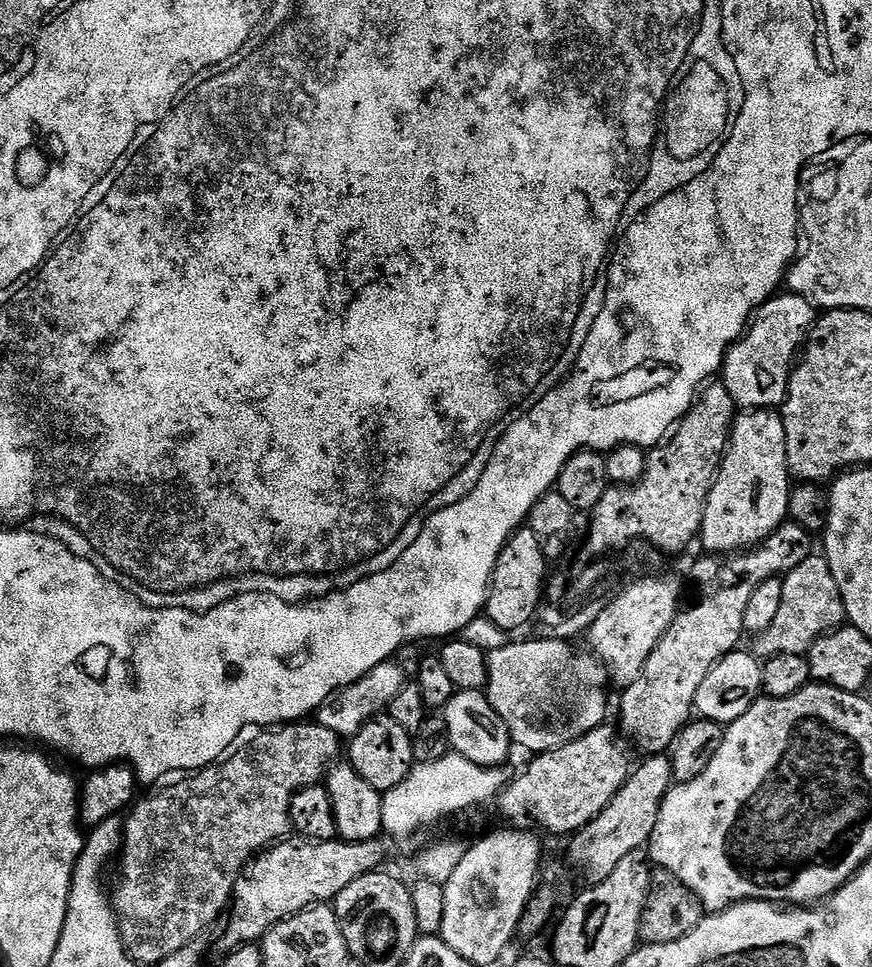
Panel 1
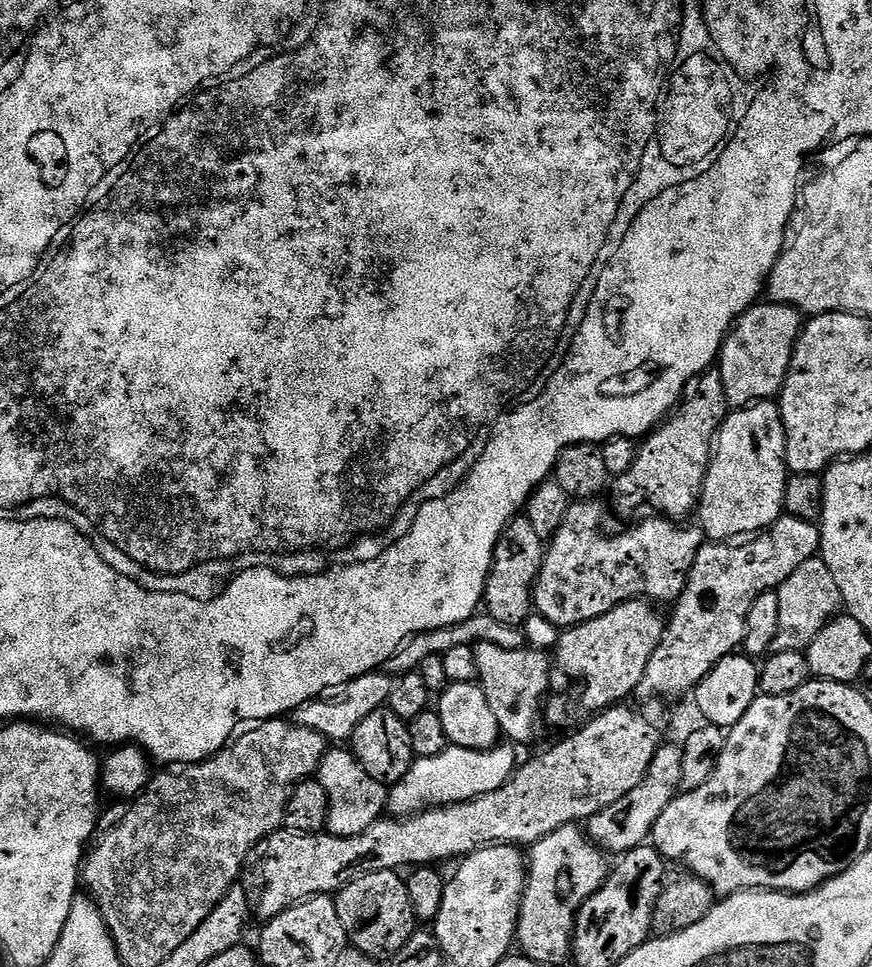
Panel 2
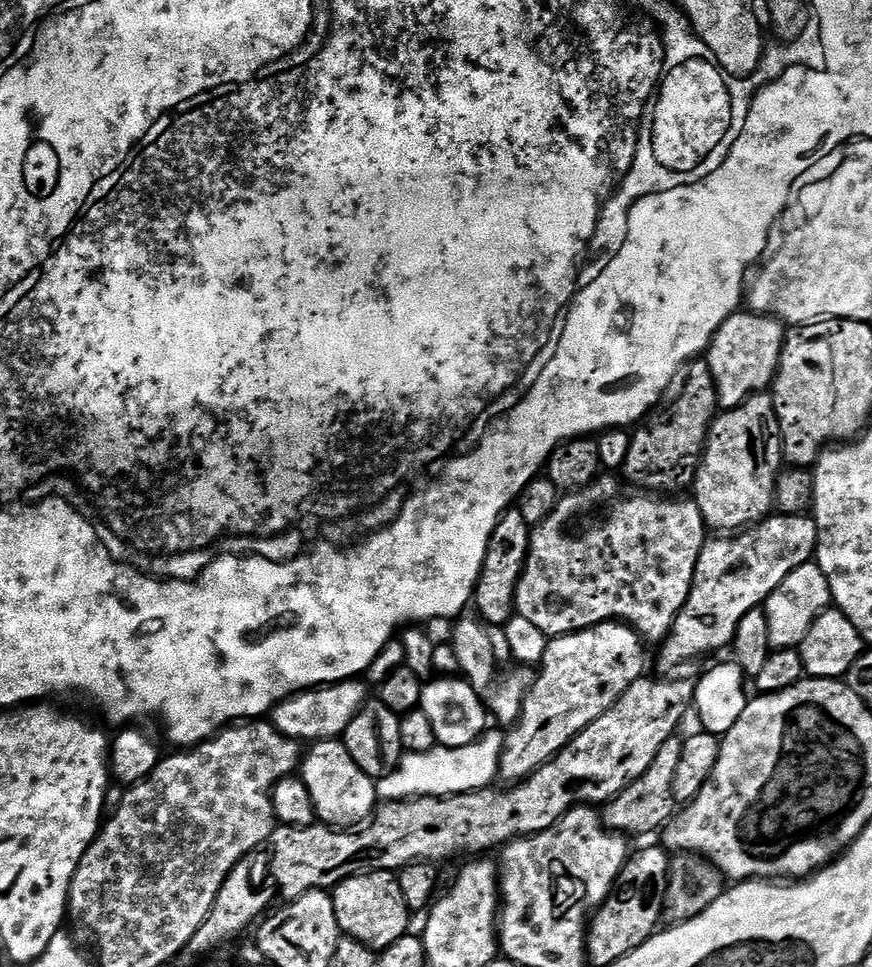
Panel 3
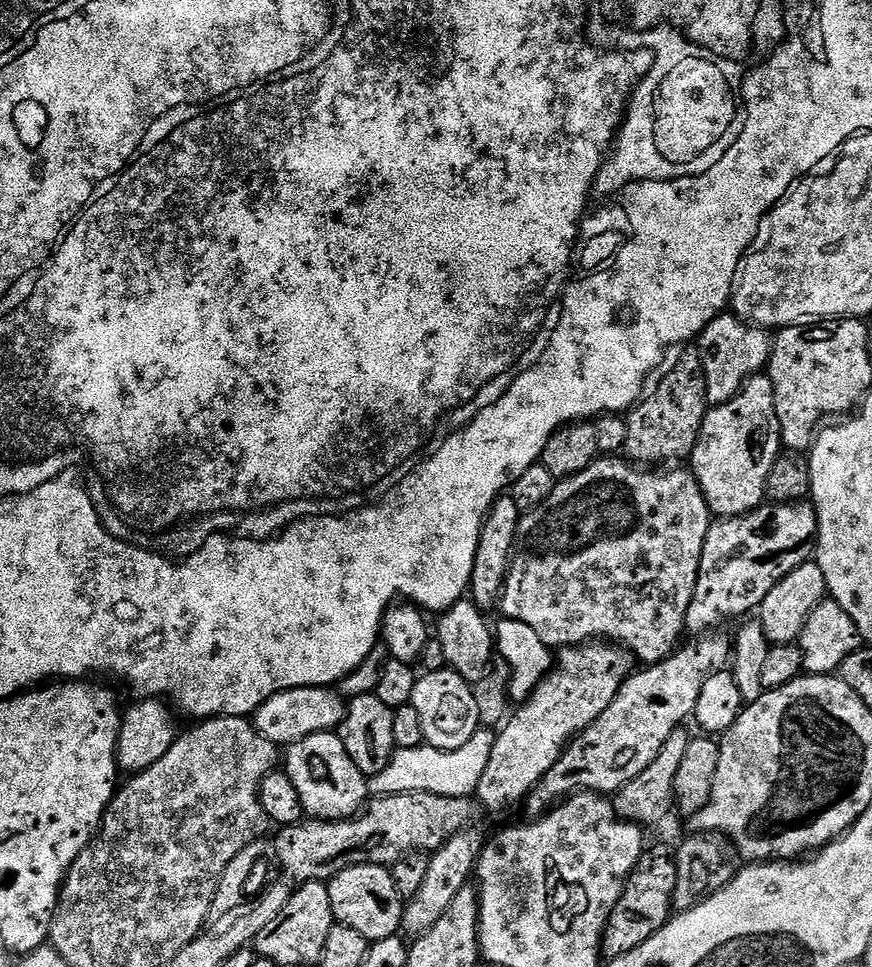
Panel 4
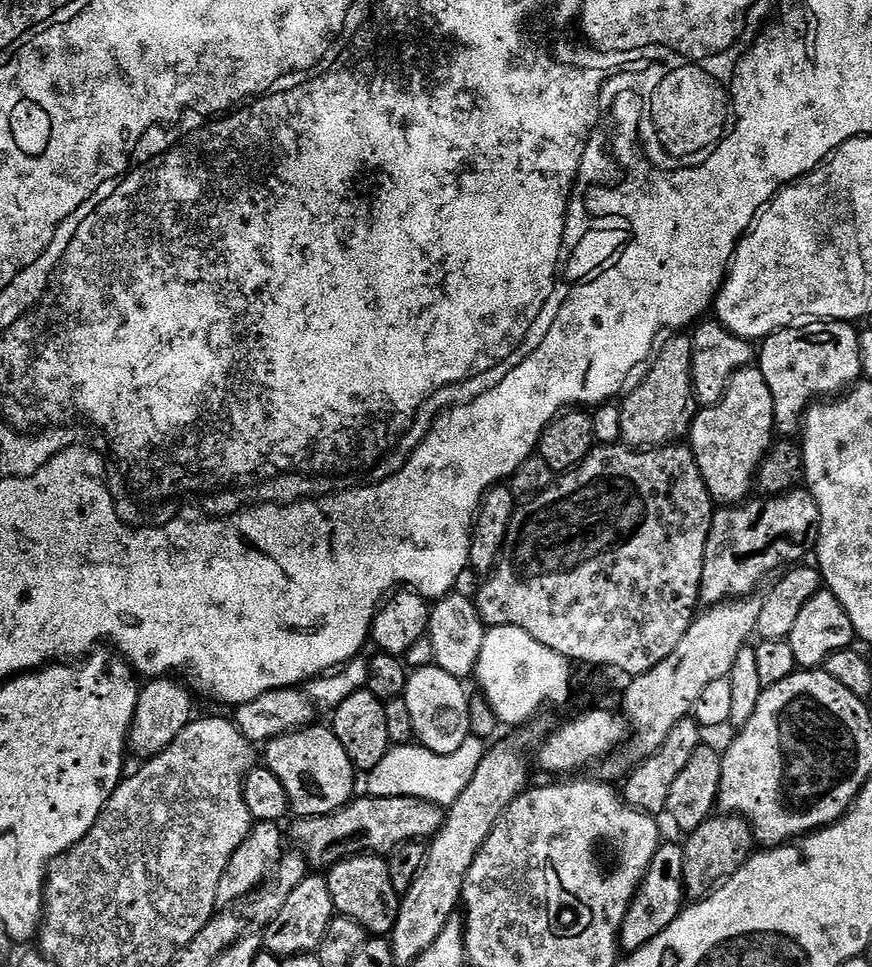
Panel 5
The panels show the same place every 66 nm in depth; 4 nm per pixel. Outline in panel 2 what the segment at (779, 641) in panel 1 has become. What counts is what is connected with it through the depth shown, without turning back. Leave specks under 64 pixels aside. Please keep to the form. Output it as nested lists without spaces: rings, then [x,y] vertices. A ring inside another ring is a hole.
[[[813,558],[802,562],[790,578],[778,589],[780,609],[778,610],[778,634],[776,635],[775,651],[795,652],[807,649],[809,642],[816,637],[818,630],[831,622],[832,617],[841,611],[842,601],[838,582],[834,582],[834,574],[826,570],[824,561]]]

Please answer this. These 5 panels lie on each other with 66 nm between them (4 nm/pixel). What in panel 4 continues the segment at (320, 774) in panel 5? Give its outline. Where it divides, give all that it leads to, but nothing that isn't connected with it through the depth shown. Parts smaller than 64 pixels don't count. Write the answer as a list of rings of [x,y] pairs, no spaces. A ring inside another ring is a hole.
[[[335,731],[310,734],[298,742],[287,745],[282,756],[282,768],[287,772],[294,790],[298,790],[298,798],[304,807],[305,817],[314,820],[350,820],[365,807],[369,799],[368,780],[354,766],[350,754],[346,754],[346,746],[342,746],[339,735]]]

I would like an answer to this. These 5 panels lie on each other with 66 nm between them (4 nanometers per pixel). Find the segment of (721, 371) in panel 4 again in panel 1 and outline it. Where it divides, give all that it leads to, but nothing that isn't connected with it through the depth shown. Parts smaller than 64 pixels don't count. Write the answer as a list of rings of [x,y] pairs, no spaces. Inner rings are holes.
[[[789,291],[773,296],[756,309],[750,327],[724,355],[722,383],[730,390],[730,398],[734,398],[737,409],[776,410],[783,405],[793,365],[817,319],[816,305]]]

